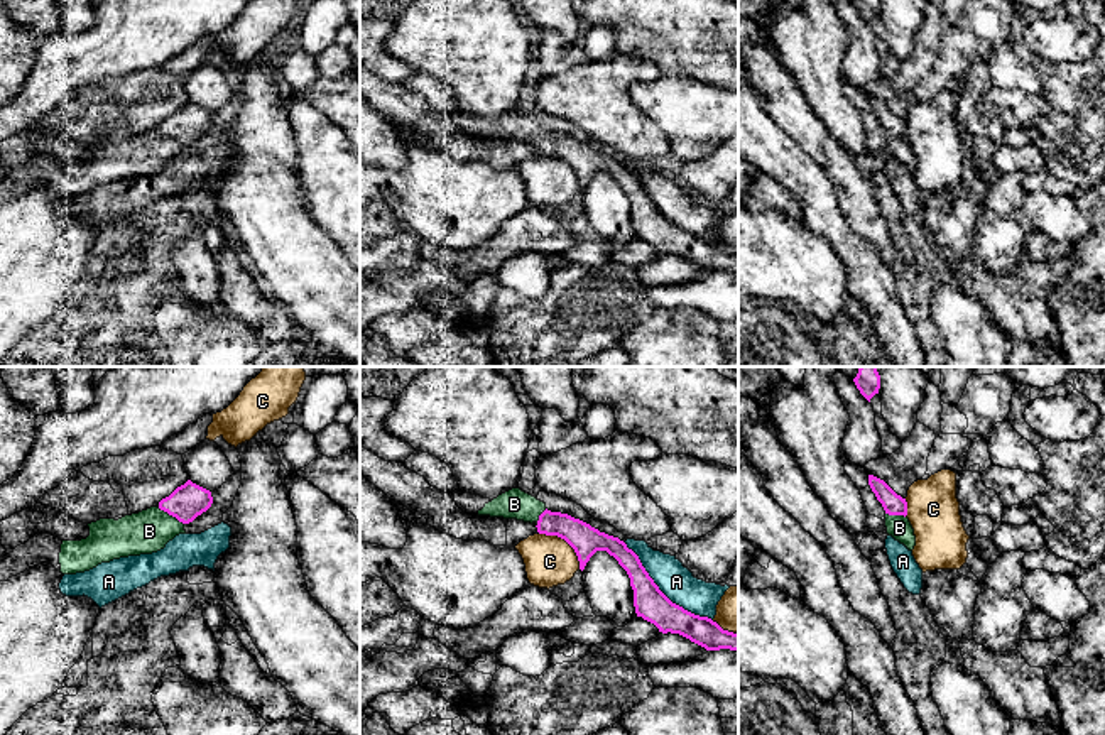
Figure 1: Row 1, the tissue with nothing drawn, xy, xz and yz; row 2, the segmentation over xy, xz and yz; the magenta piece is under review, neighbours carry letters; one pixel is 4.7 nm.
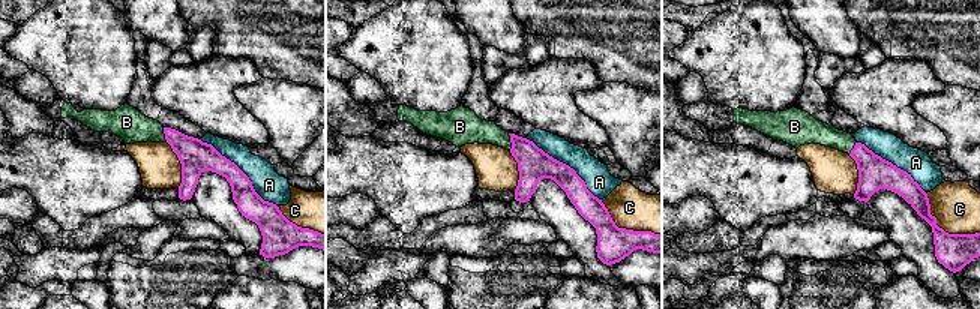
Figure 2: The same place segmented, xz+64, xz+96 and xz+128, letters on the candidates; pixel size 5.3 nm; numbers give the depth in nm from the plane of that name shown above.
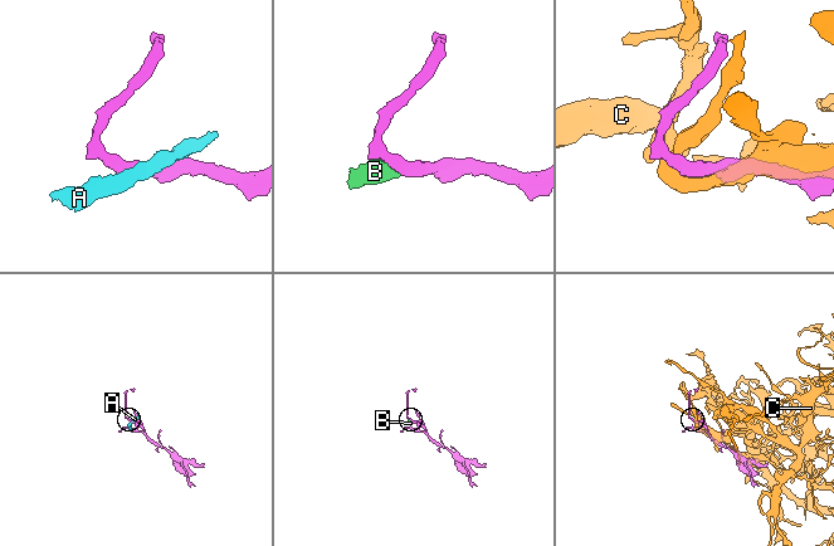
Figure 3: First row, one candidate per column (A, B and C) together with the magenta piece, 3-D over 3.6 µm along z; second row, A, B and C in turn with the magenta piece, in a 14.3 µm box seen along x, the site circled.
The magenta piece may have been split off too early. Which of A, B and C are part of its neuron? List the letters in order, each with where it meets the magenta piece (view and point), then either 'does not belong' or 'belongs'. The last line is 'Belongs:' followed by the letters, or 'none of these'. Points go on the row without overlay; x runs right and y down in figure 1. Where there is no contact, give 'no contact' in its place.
A: contact xz (661, 213); does not belong
B: contact xy (171, 136); belongs
C: contact xz (566, 163); does not belong
Belongs: B

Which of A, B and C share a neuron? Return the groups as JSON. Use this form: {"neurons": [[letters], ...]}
{"neurons": [["A"], ["B"], ["C"]]}

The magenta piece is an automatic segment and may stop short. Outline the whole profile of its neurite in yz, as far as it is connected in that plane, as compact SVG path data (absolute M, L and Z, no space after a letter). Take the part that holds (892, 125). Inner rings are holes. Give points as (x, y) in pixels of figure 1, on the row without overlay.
M868 96L868 106L885 132L887 155L912 172L916 167L916 157L909 140L906 139L906 120L897 117L884 101L874 96Z

